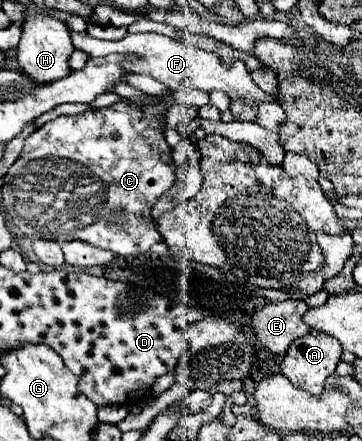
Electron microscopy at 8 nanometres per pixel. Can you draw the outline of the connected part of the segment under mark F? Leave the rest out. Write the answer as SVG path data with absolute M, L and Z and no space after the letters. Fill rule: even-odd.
M71 31L71 39L73 39L73 47L79 49L79 51L85 51L89 57L105 57L109 53L135 55L137 57L135 63L133 61L123 63L123 67L127 71L149 75L149 77L153 77L155 81L167 85L173 91L187 85L187 87L193 87L193 89L201 89L205 93L213 91L213 89L221 89L231 99L245 99L247 105L279 101L275 95L267 95L267 93L259 91L259 87L251 81L249 71L247 71L243 61L237 61L231 67L227 67L227 65L221 63L221 59L215 53L201 51L201 49L197 49L197 47L193 47L189 43L177 43L177 41L173 41L173 39L165 37L165 35L157 35L157 33L131 35L131 33L127 33L121 41L101 41L101 39L93 39L87 33L73 33Z

